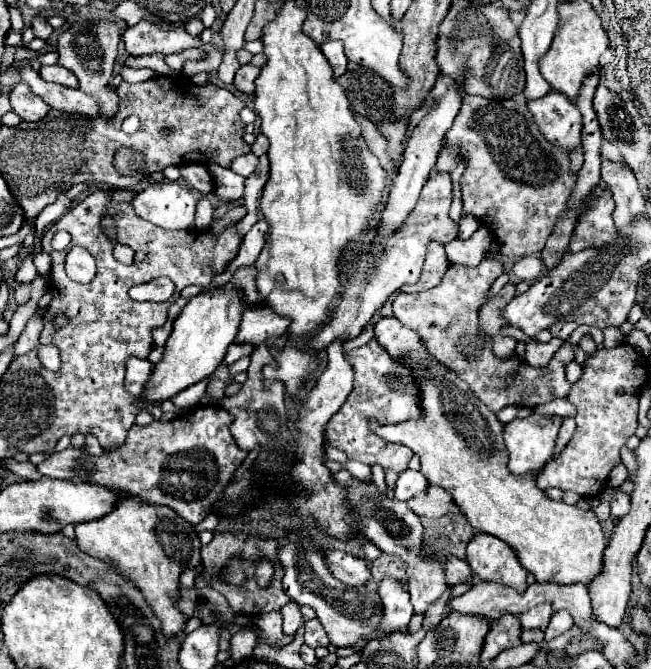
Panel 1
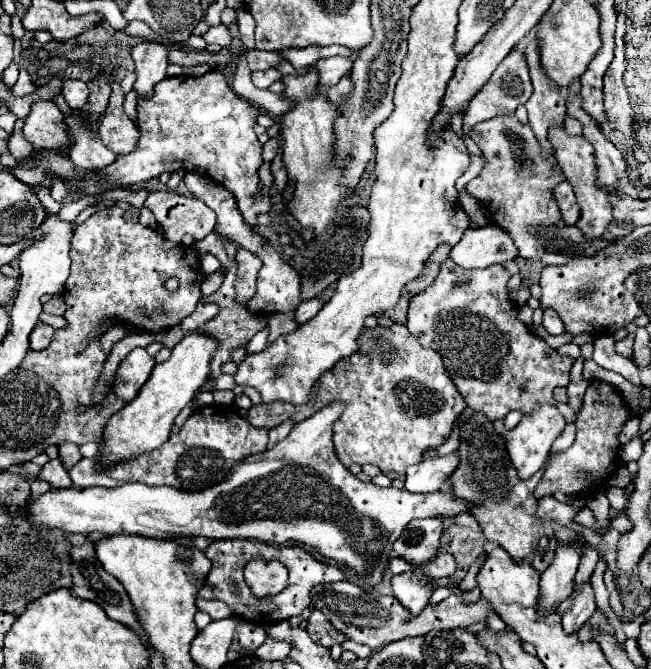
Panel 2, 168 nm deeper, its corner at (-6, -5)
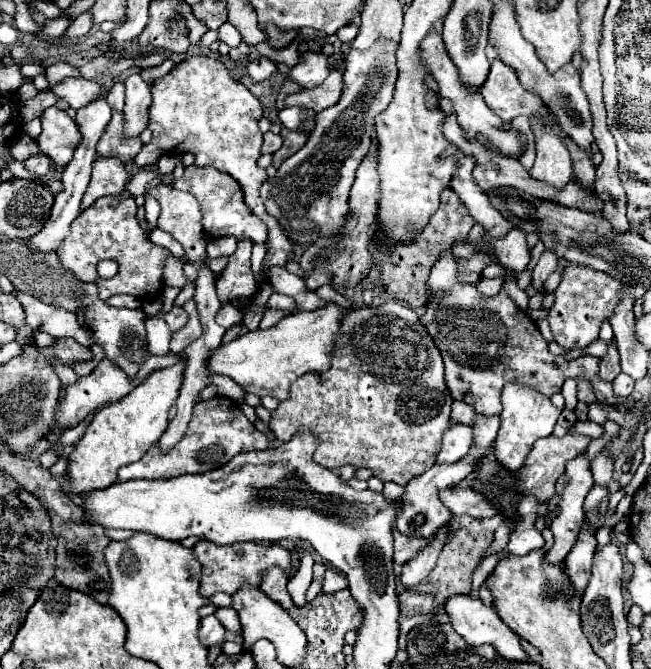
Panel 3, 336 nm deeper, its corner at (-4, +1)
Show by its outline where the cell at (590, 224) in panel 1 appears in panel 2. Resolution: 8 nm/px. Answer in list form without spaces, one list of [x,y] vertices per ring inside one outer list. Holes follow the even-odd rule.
[[[552,127],[550,131],[550,141],[556,149],[556,159],[558,165],[566,177],[566,181],[574,187],[574,195],[578,199],[578,205],[582,209],[582,217],[576,223],[576,227],[584,233],[586,239],[596,239],[596,237],[604,237],[606,235],[606,227],[612,221],[612,205],[608,203],[608,193],[600,191],[594,185],[596,179],[596,163],[594,163],[594,151],[590,147],[590,143],[586,143],[580,135],[570,137],[564,127]]]

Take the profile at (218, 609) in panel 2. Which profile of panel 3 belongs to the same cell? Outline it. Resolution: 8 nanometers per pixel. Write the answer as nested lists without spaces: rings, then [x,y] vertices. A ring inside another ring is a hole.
[[[218,607],[214,615],[222,621],[222,625],[224,625],[228,631],[232,631],[232,633],[242,633],[238,613],[236,613],[232,607]]]

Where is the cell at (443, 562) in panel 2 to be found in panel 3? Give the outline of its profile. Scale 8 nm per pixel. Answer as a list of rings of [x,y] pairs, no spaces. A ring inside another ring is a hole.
[[[394,529],[394,563],[398,563],[398,565],[408,563],[408,561],[410,561],[412,557],[416,557],[426,545],[428,545],[426,539],[402,537],[402,535]]]

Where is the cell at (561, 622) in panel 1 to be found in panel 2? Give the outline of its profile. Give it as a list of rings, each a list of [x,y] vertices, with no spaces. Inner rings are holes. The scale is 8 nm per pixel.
[[[586,581],[578,591],[572,593],[572,605],[570,609],[564,613],[562,617],[562,627],[566,633],[574,633],[578,631],[588,617],[596,611],[596,603],[594,603],[594,591],[590,581]]]

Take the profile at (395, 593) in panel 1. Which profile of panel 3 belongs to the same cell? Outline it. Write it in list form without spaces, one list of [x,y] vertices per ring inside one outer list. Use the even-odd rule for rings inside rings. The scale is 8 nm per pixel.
[[[430,541],[428,549],[424,549],[422,553],[418,553],[418,557],[414,557],[414,561],[408,561],[404,567],[402,567],[402,585],[406,589],[414,589],[418,587],[420,583],[424,583],[430,575],[430,571],[434,569],[436,565],[436,559],[438,559],[438,553],[440,553],[440,547],[442,543],[440,541]]]

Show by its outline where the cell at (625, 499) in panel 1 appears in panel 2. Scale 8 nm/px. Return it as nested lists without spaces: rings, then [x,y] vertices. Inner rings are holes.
[[[608,487],[606,489],[606,497],[612,505],[612,509],[624,509],[624,489],[618,489],[618,487]]]

